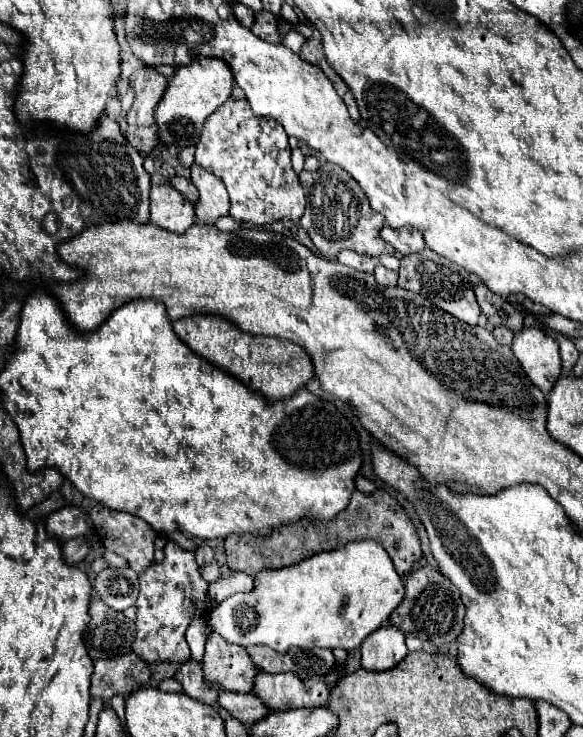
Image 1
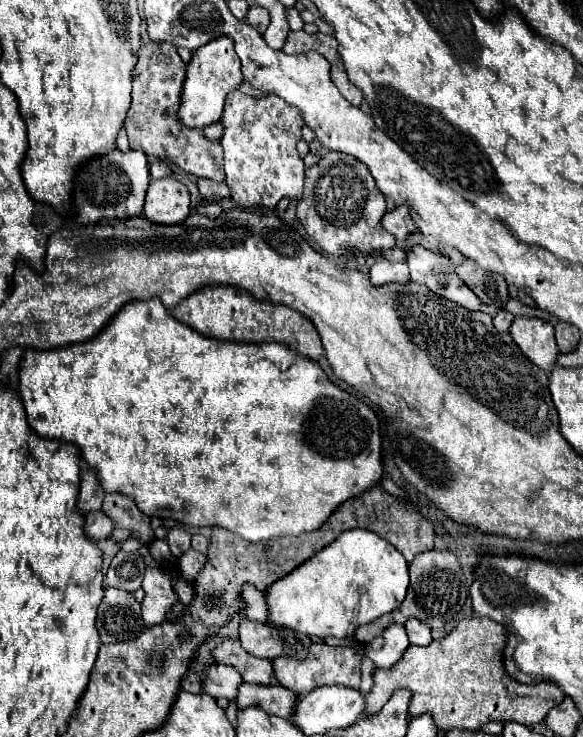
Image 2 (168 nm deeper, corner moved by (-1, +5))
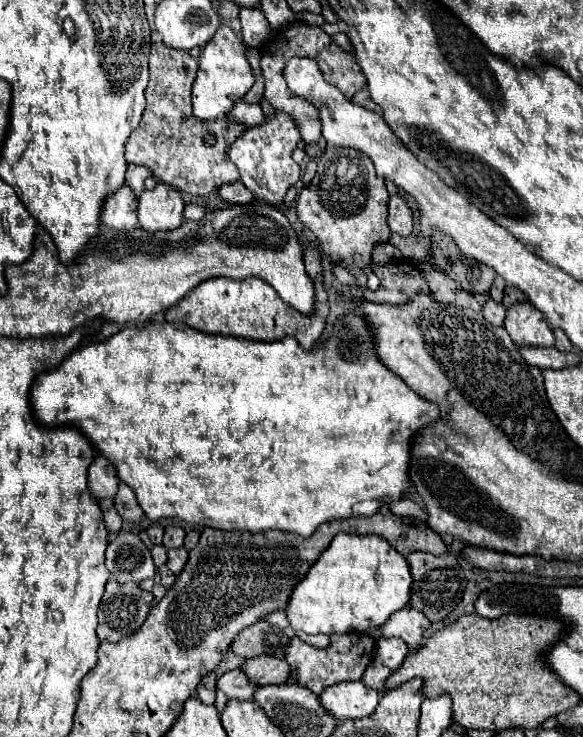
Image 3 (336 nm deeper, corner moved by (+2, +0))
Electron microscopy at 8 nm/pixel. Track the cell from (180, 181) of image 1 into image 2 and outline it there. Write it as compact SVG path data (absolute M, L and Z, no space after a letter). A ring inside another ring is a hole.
M198 179L196 185L198 185L200 195L202 195L206 201L218 203L218 201L222 201L224 197L230 197L230 191L228 191L226 183L216 183L216 181L208 181L208 179Z

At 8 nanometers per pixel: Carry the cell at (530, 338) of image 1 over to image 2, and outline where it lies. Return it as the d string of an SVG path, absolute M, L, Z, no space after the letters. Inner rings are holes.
M516 317L510 335L522 353L540 369L550 371L558 361L558 347L554 341L554 325L542 319Z

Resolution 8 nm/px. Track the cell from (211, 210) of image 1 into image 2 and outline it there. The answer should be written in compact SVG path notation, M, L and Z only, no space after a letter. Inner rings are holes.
M140 51L132 75L132 105L124 121L130 137L130 147L158 159L166 157L186 173L220 183L224 181L220 143L204 139L200 129L186 129L176 119L184 73L186 65L176 51Z

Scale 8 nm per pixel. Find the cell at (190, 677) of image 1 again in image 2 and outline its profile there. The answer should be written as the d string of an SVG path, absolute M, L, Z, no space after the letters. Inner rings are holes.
M212 663L204 669L202 691L214 699L218 699L218 697L234 699L240 683L242 683L242 677L234 667Z

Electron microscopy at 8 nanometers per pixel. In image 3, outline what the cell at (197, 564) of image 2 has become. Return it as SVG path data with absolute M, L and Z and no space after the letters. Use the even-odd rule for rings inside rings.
M177 548L177 550L167 550L169 554L169 560L167 560L167 566L173 574L179 574L187 562L187 550L185 548Z

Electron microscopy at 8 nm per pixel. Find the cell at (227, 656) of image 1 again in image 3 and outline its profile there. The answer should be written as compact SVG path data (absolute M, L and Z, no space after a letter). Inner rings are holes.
M255 656L245 660L243 672L257 684L285 684L291 680L291 666L277 656Z

